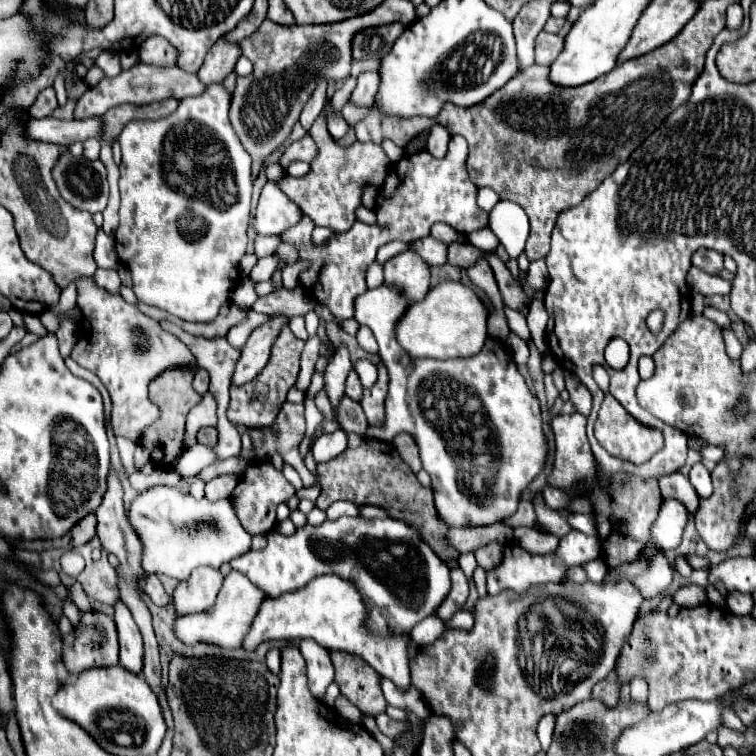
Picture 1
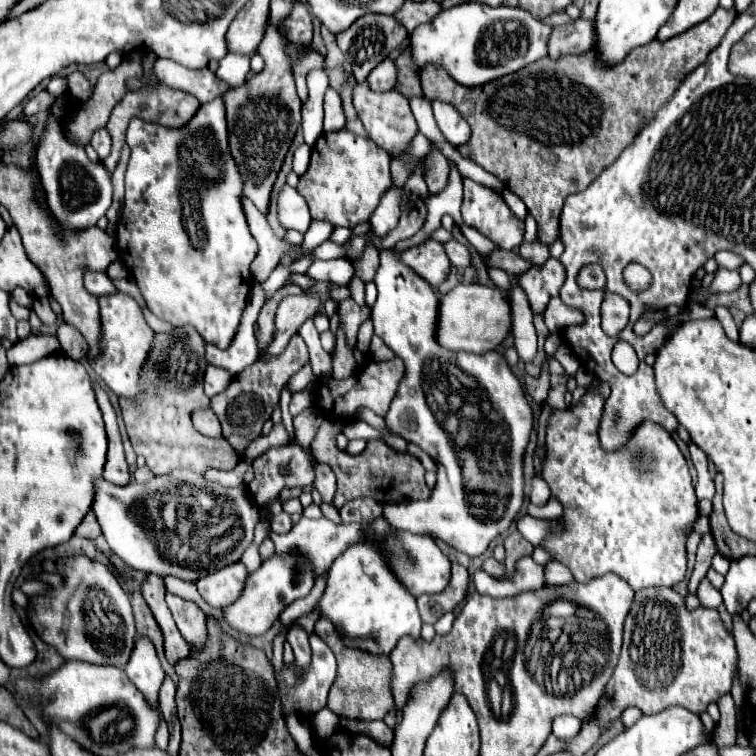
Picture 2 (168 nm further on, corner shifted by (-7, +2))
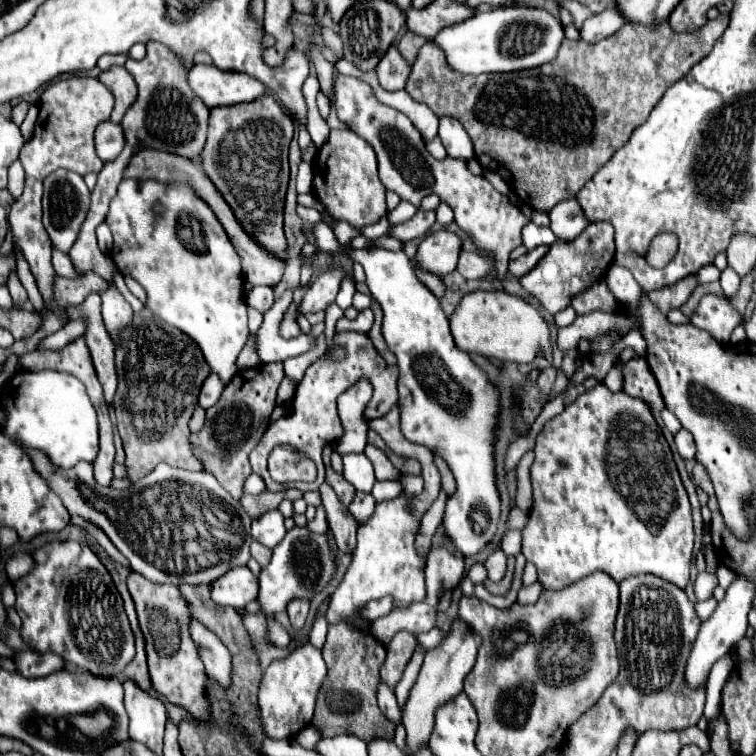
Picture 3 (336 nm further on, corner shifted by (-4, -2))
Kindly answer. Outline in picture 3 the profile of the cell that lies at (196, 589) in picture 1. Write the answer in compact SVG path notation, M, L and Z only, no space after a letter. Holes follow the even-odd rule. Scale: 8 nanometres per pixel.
M249 567L231 569L229 573L211 583L211 599L217 605L243 609L255 597L257 597L257 577L249 571Z

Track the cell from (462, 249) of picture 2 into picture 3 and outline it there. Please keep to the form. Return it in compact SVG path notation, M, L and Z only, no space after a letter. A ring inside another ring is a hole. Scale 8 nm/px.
M461 251L459 253L459 263L457 263L457 271L465 277L465 279L481 279L487 273L493 273L493 261L489 255L481 255L481 253L473 253L473 251Z

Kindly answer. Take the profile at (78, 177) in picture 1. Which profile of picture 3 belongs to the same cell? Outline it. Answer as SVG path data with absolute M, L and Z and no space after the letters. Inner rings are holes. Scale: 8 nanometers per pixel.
M57 169L43 181L45 193L43 193L43 225L53 241L53 245L61 251L69 251L71 245L77 241L77 233L81 231L81 225L87 217L89 205L91 205L91 191L87 189L83 177L79 173L73 173L69 169Z

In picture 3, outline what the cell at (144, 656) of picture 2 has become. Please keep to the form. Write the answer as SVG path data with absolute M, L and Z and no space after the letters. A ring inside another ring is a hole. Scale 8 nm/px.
M127 679L123 685L125 685L125 709L131 719L129 723L131 739L143 743L153 753L161 755L163 731L167 721L167 711L163 701L143 691L131 679Z

